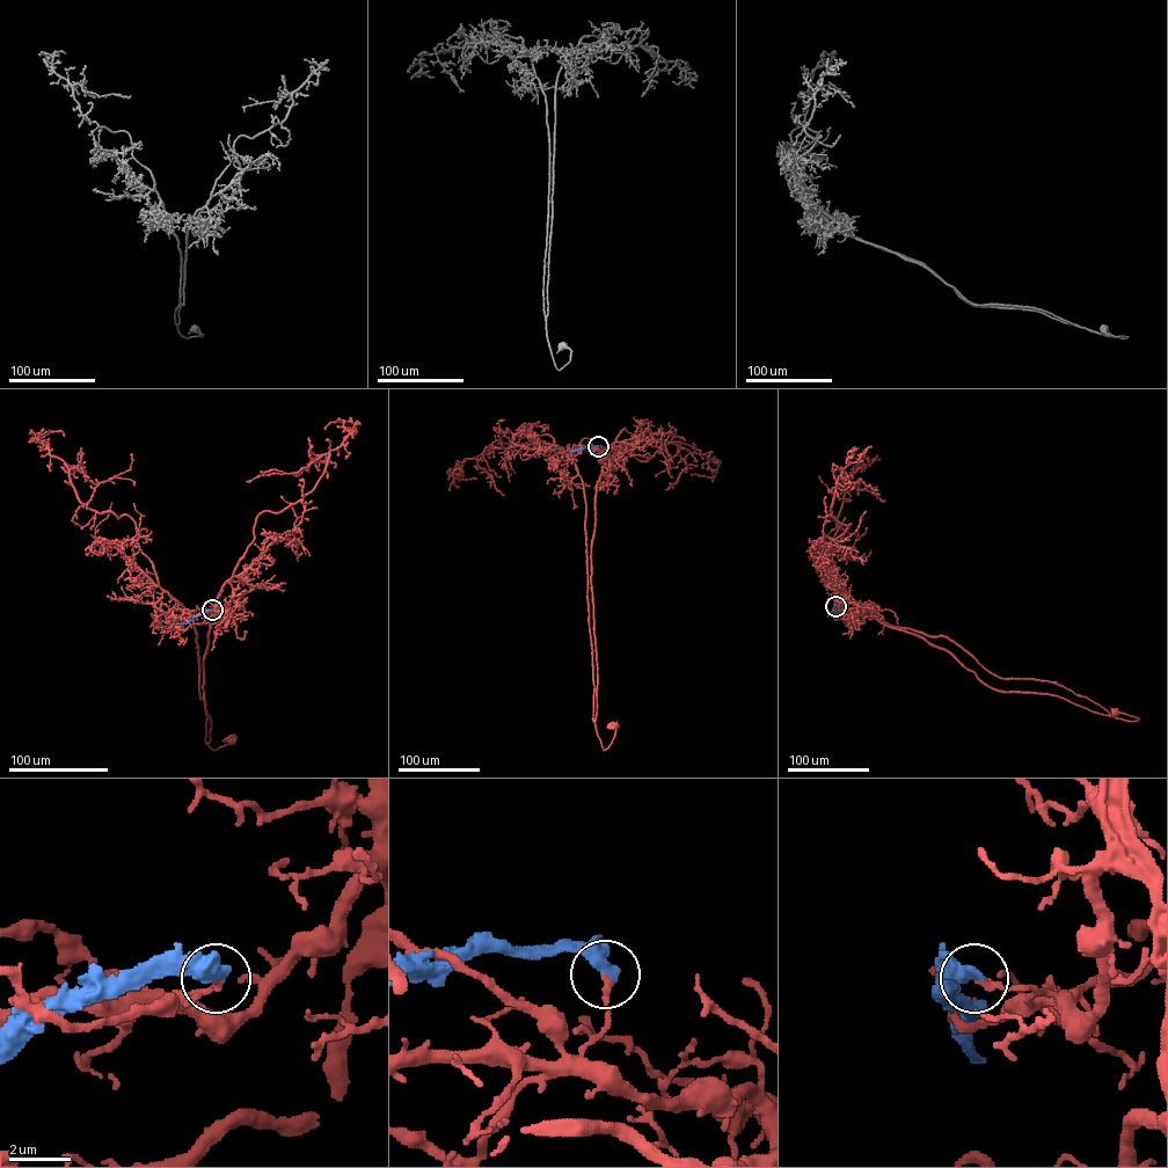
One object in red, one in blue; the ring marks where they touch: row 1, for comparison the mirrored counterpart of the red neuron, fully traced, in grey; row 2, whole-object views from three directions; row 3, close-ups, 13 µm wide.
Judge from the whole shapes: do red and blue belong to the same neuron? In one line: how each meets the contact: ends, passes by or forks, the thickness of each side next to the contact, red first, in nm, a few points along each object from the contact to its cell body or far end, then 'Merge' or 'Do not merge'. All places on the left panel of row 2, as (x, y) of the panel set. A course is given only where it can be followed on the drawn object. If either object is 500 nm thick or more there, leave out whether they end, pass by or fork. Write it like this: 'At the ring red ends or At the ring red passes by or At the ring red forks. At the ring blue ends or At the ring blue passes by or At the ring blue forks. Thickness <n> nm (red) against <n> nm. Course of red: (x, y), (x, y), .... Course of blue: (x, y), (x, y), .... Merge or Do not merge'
Thickness 240 nm (red) against 500 nm. Course of red: (212, 610), (218, 596), (204, 658), (204, 708), (211, 724), (207, 745), (216, 750), (232, 741), (230, 738). Course of blue: (212, 610), (177, 623). Do not merge

